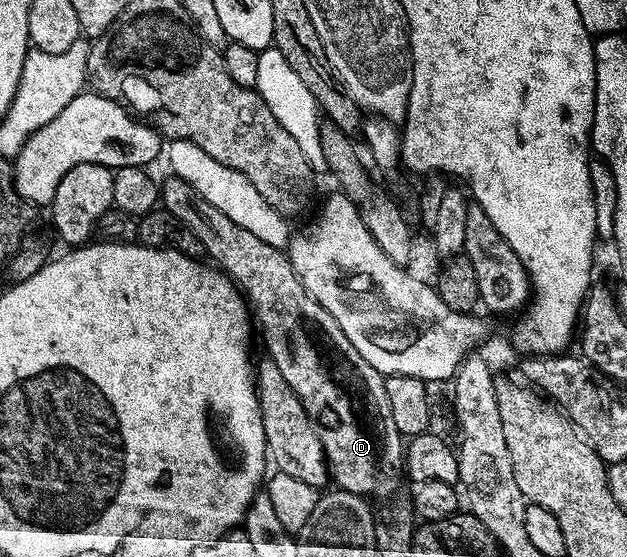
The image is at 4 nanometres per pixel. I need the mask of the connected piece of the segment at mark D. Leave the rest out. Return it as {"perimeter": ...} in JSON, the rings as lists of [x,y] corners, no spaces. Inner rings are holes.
{"perimeter":[[[168,177],[168,180],[163,180],[162,207],[163,210],[174,213],[174,217],[178,217],[178,221],[182,221],[187,227],[194,229],[198,241],[202,241],[205,256],[207,256],[215,266],[219,267],[225,275],[232,278],[232,282],[240,288],[245,300],[250,304],[250,311],[254,316],[255,322],[258,324],[259,334],[260,331],[264,334],[264,343],[268,346],[268,351],[266,351],[267,358],[272,359],[275,365],[278,365],[279,372],[282,373],[286,379],[287,385],[290,385],[290,389],[298,395],[298,400],[300,400],[305,407],[305,411],[309,415],[318,437],[321,439],[324,454],[327,457],[331,482],[335,484],[339,490],[349,491],[355,495],[373,497],[372,495],[390,494],[391,491],[399,485],[400,475],[402,479],[406,439],[405,436],[401,435],[398,425],[394,425],[394,417],[390,413],[390,400],[386,398],[386,385],[384,384],[385,376],[380,375],[378,369],[374,369],[374,365],[370,365],[370,361],[366,361],[366,357],[362,357],[362,353],[358,353],[358,349],[354,349],[354,345],[350,345],[350,337],[346,337],[346,333],[342,333],[342,329],[338,329],[338,321],[334,321],[334,317],[330,317],[330,313],[326,313],[326,309],[322,309],[322,305],[318,301],[314,301],[314,297],[310,297],[310,293],[302,285],[300,278],[294,273],[292,262],[290,262],[287,254],[285,254],[281,248],[275,247],[274,245],[266,245],[266,241],[262,241],[262,237],[254,237],[254,233],[250,233],[250,229],[242,229],[242,225],[230,221],[230,217],[226,217],[226,213],[222,213],[222,209],[214,209],[214,205],[210,205],[210,201],[206,201],[201,197],[201,195],[192,188],[191,183],[187,183],[181,179]]]}

